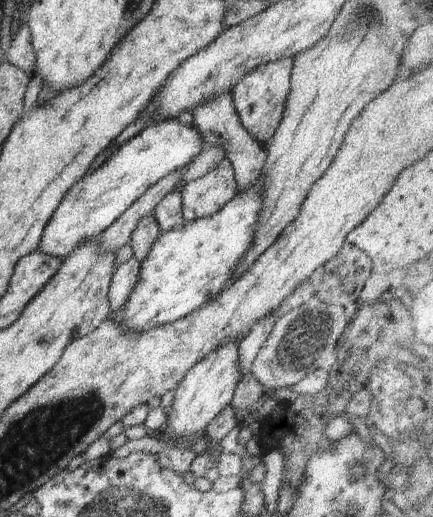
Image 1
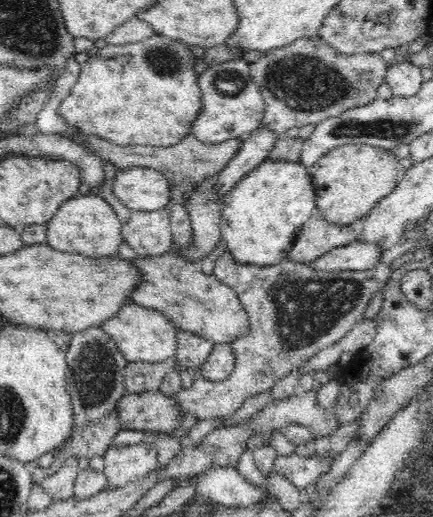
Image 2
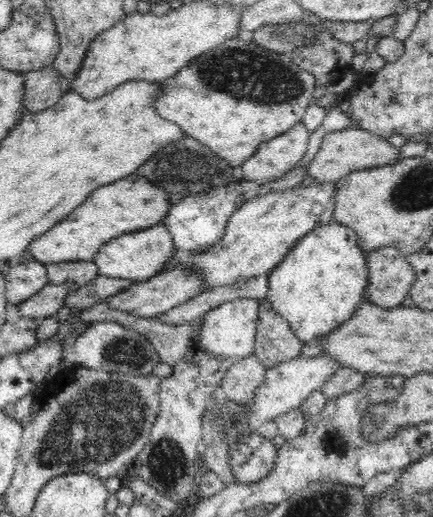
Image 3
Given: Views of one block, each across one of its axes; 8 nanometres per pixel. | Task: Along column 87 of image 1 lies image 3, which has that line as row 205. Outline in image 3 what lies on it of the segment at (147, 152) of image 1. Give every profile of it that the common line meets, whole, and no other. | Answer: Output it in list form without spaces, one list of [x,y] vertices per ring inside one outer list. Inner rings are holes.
[[[232,181],[227,185],[209,188],[201,193],[192,193],[182,198],[178,204],[174,204],[162,223],[170,231],[175,247],[183,254],[187,254],[206,250],[206,248],[214,246],[216,242],[220,242],[224,236],[228,218],[247,202],[244,193],[244,188],[239,181]]]

